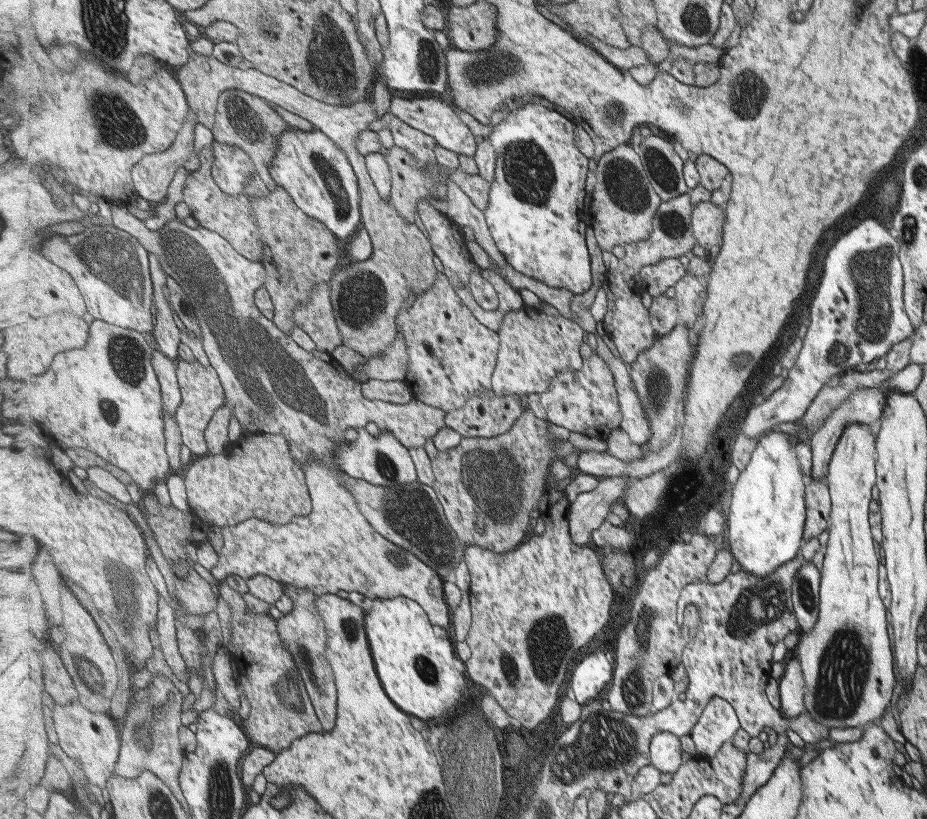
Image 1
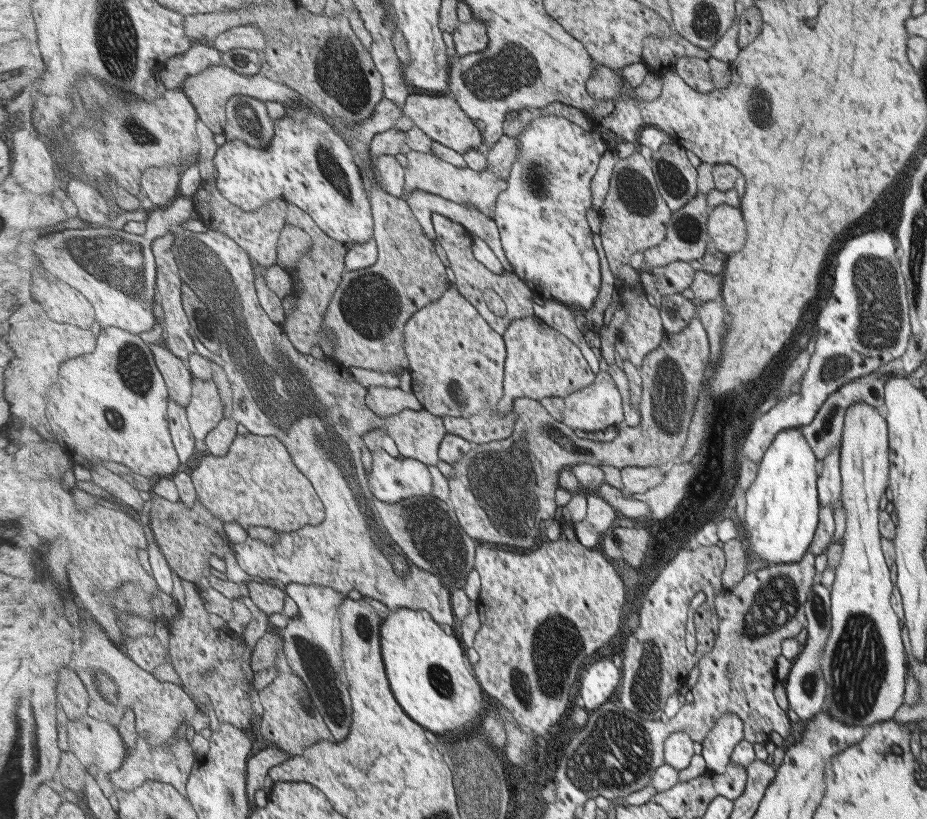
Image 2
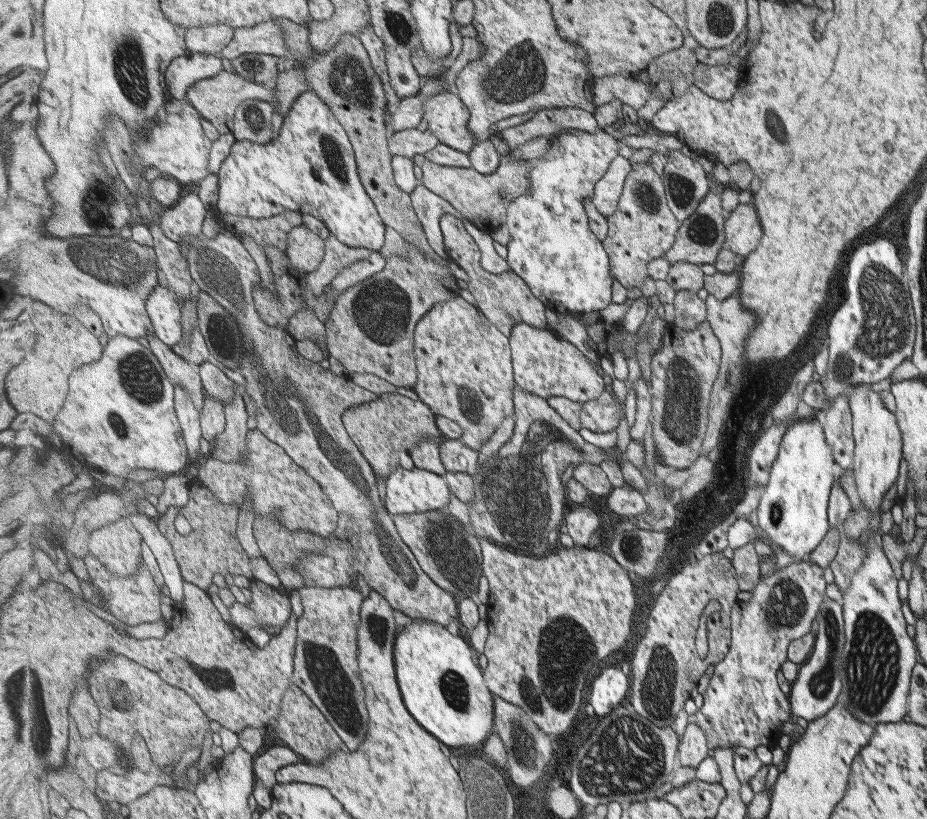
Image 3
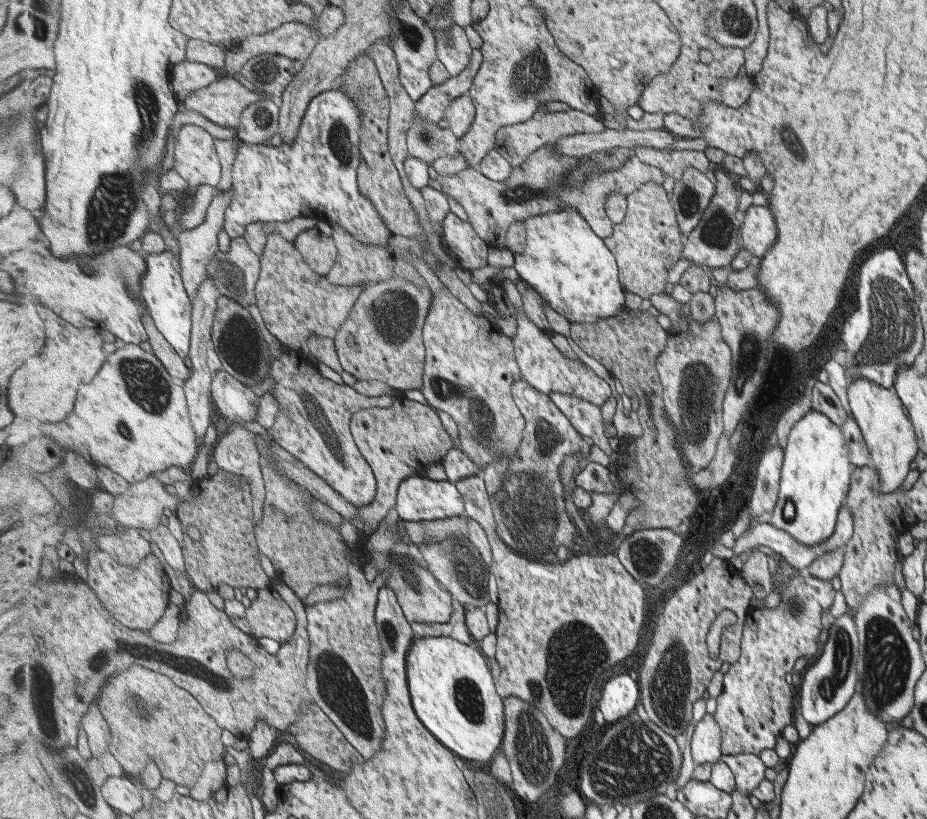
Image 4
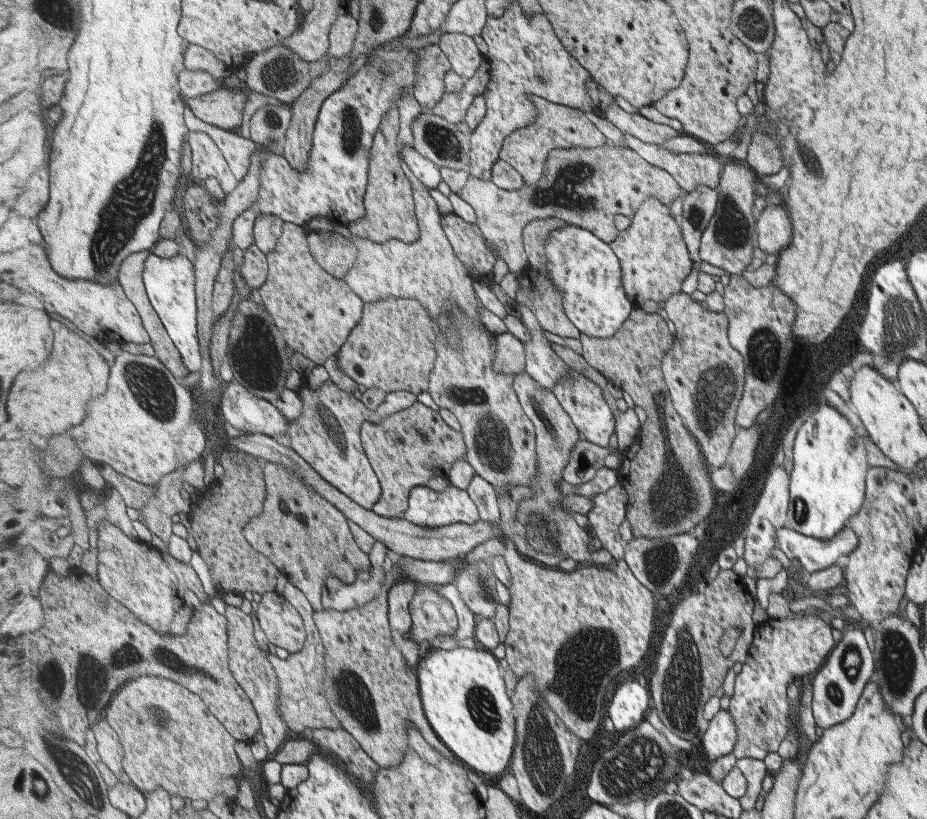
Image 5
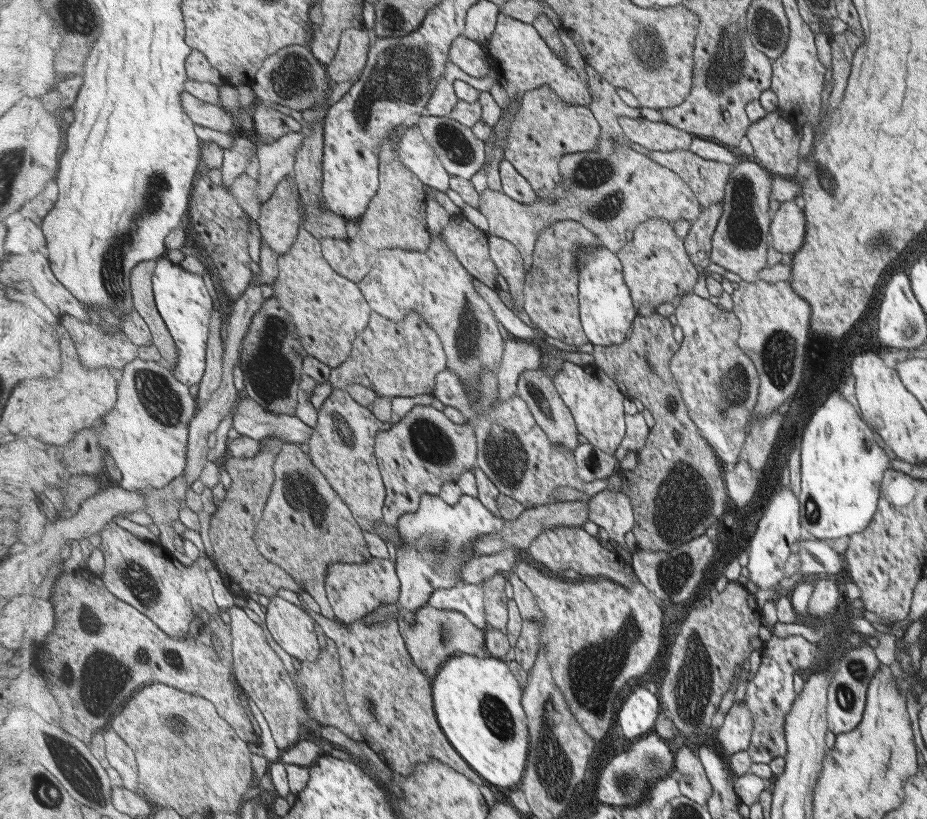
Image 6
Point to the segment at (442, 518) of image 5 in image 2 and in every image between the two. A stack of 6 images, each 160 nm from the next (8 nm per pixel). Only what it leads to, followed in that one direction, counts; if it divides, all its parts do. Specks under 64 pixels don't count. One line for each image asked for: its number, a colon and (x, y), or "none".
2: (391, 479)
3: (408, 490)
4: (420, 498)

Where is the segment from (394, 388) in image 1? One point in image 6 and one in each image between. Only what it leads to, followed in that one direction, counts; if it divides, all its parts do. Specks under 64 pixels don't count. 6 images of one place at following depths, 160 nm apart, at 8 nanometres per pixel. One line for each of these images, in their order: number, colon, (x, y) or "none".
2: (384, 401)
3: (380, 428)
4: (389, 437)
5: (407, 449)
6: (423, 452)

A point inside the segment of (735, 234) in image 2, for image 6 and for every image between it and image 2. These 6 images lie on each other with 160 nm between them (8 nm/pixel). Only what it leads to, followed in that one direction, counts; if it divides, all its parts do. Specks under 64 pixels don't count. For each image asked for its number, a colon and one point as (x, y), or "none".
3: (742, 231)
4: (757, 232)
5: (773, 231)
6: (787, 225)

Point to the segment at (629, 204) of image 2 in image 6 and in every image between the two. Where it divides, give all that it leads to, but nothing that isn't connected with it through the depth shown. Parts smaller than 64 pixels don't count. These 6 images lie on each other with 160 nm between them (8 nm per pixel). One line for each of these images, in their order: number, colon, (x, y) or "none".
3: (644, 228)
4: (649, 241)
5: (653, 252)
6: (656, 267)

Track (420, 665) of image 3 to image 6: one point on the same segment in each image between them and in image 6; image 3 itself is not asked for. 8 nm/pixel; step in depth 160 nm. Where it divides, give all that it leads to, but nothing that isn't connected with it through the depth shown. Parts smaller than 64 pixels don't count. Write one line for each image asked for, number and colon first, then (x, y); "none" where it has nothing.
4: (452, 689)
5: (465, 697)
6: (478, 701)

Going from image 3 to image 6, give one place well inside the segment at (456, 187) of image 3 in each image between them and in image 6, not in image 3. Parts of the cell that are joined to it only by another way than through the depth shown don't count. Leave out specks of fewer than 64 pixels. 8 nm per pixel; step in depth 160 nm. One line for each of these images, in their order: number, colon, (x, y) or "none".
4: (537, 187)
5: (588, 187)
6: (616, 188)

